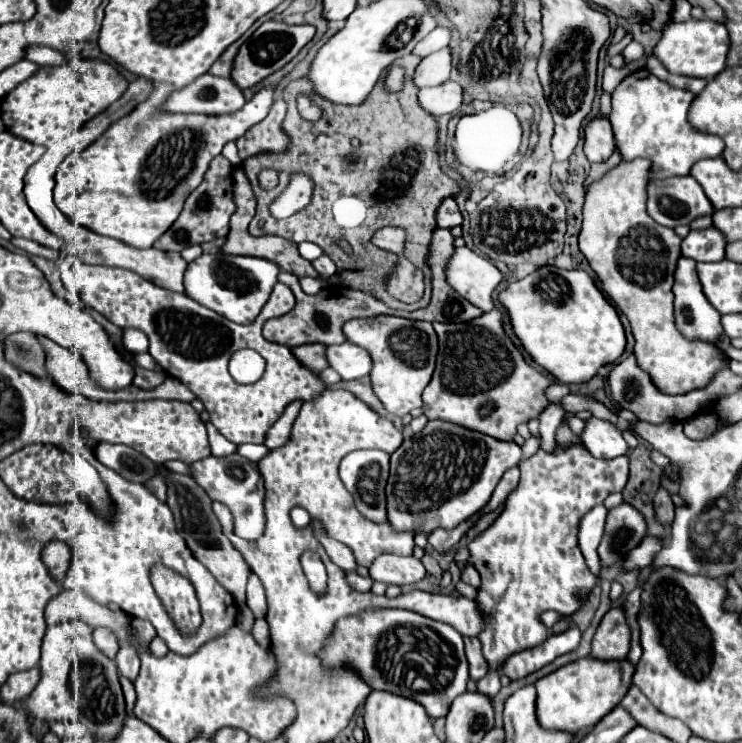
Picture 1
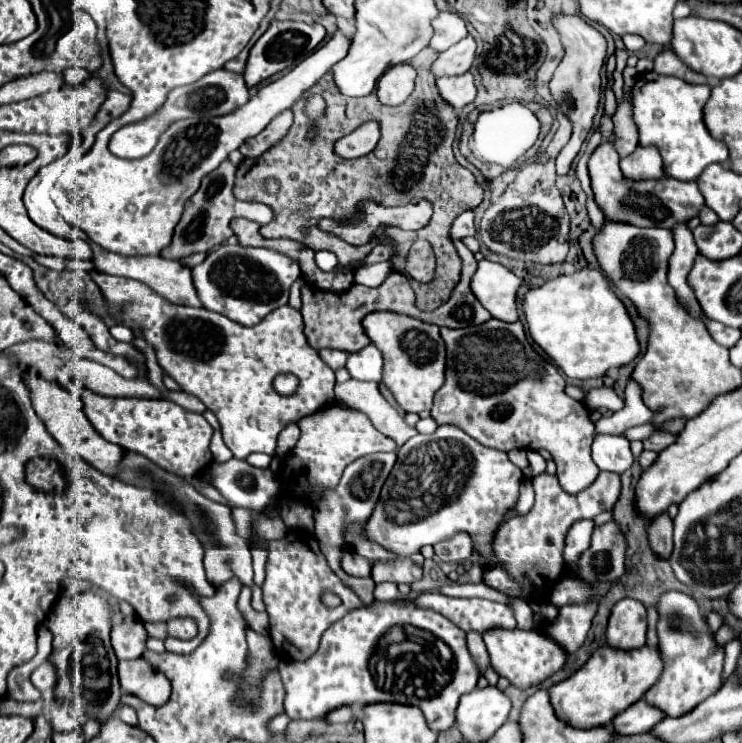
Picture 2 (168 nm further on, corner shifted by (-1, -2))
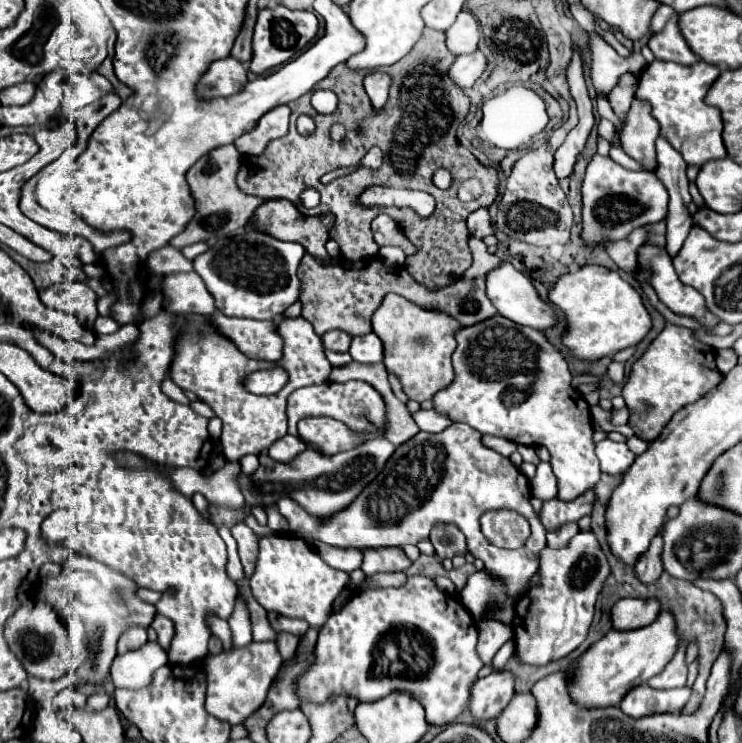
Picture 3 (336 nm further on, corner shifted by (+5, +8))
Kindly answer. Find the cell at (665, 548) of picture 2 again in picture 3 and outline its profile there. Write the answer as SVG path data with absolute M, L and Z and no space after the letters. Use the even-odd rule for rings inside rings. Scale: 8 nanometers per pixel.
M657 533L653 537L649 549L645 553L641 553L639 559L637 559L637 563L635 563L637 577L643 583L653 583L663 573L663 569L661 569L661 545L663 545L663 535Z

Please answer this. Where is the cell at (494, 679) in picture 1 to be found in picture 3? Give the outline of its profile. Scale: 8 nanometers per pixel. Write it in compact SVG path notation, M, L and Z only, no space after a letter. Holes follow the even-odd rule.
M485 621L479 625L479 643L477 643L477 653L485 665L493 665L495 653L513 639L513 631L509 625L499 623L499 621Z

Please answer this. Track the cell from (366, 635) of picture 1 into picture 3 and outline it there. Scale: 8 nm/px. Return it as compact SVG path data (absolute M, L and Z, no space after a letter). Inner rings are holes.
M421 575L409 577L407 583L403 587L399 587L399 589L389 587L389 589L357 591L343 609L339 609L337 613L333 613L327 619L327 623L319 629L319 639L317 639L317 645L315 645L315 659L305 667L305 671L301 673L301 679L297 679L295 693L297 693L297 697L301 697L301 701L325 703L325 701L329 701L329 697L341 697L341 695L355 697L357 701L377 701L381 697L387 697L393 691L405 691L425 707L427 723L431 723L431 725L447 725L467 707L469 689L477 681L477 673L483 667L483 663L481 663L481 659L479 659L479 655L475 651L475 645L477 645L477 627L473 623L473 617L469 617L467 609L461 605L461 601L457 601L457 597L453 597L453 595L447 595L447 593L439 591L435 587L433 579L429 579L429 577L421 577Z

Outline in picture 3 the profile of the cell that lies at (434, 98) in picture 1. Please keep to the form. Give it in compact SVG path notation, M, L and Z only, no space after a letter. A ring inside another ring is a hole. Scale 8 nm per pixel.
M475 51L471 55L461 55L453 61L449 67L449 77L455 81L455 85L461 85L461 89L469 89L485 71L485 55L481 51Z

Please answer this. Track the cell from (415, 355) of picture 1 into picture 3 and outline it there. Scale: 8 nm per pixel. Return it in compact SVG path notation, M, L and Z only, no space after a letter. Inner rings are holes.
M389 293L383 297L381 305L371 317L373 333L383 341L385 349L385 369L399 377L403 391L413 401L431 399L439 389L453 381L451 373L451 353L455 351L453 333L461 327L449 315L441 311L427 311L415 303Z

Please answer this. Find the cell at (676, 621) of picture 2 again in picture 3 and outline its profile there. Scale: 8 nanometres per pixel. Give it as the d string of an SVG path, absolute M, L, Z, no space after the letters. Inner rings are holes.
M681 641L677 647L675 657L667 663L667 667L651 677L647 681L649 687L653 689L675 689L675 687L685 687L687 683L687 661L685 661L685 651L687 651L687 643Z

